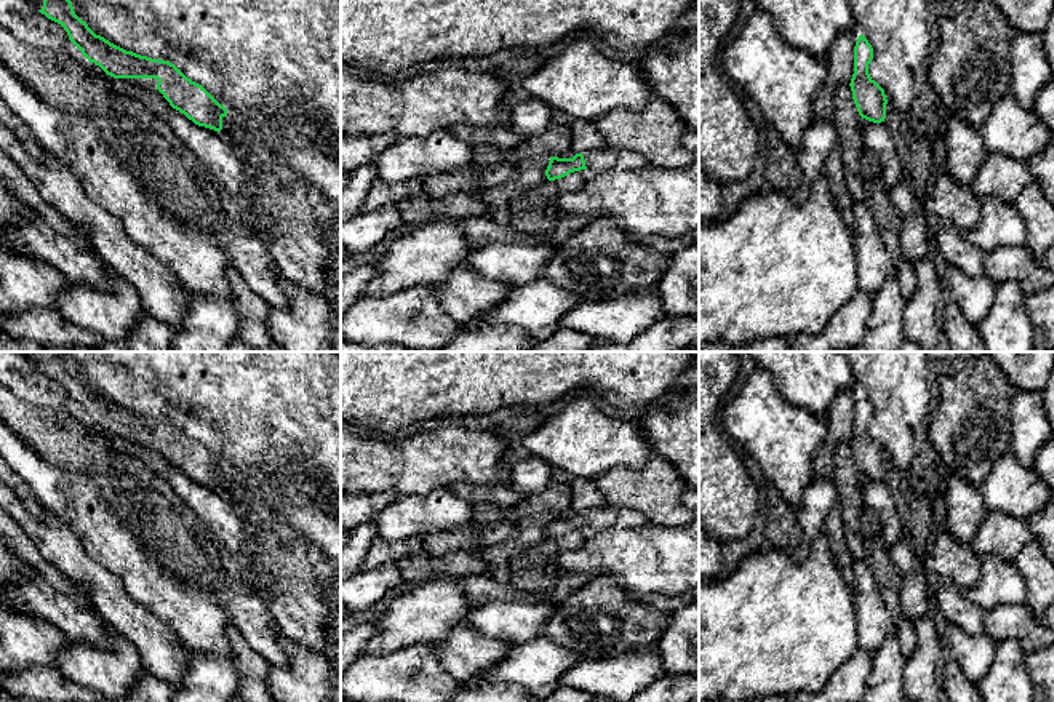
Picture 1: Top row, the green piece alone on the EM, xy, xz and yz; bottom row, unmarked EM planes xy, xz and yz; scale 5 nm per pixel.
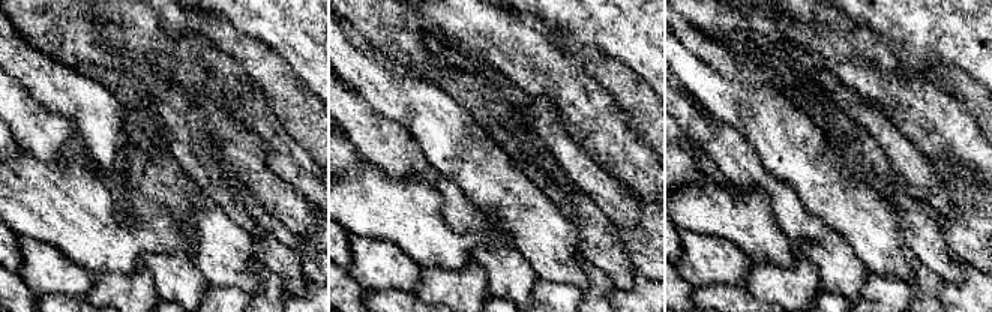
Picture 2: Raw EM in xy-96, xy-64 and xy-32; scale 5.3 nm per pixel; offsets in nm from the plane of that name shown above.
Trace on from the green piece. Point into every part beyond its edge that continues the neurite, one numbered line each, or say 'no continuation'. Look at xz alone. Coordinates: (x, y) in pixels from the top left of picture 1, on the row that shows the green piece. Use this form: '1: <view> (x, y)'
1: xz (603, 159)

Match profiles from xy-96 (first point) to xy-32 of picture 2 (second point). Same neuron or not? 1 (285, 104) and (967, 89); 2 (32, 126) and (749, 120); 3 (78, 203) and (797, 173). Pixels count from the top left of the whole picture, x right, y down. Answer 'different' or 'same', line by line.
1: same
2: different
3: different

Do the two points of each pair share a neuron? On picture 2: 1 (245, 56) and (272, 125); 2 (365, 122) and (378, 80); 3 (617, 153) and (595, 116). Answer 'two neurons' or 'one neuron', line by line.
1: two neurons
2: two neurons
3: one neuron

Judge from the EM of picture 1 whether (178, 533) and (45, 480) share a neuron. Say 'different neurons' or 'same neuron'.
different neurons

